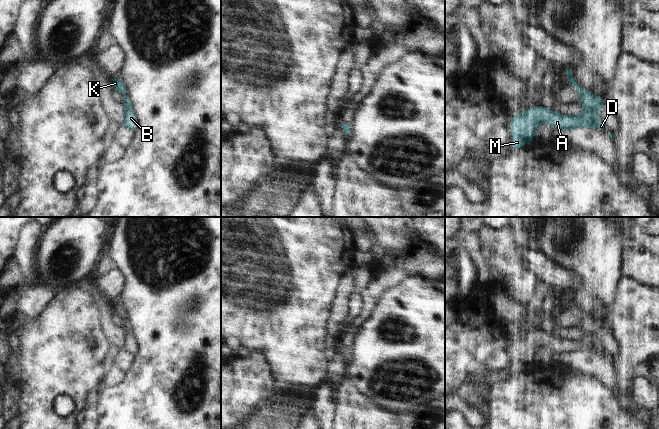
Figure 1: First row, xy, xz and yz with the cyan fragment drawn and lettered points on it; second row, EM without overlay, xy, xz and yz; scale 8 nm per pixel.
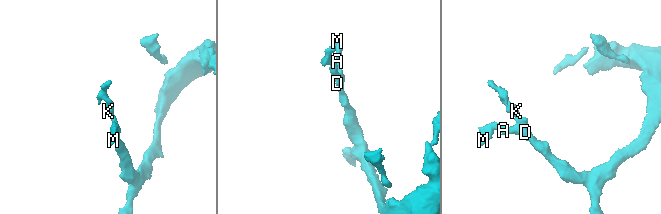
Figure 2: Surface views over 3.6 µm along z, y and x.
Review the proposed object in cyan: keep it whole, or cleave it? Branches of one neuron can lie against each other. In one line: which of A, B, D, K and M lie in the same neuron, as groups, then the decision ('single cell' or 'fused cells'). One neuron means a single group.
groups A B D K M; single cell

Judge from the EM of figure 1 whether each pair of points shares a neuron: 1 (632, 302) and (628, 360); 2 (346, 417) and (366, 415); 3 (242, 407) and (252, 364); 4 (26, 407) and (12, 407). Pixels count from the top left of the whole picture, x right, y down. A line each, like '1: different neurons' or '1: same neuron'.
1: same neuron
2: same neuron
3: same neuron
4: different neurons

